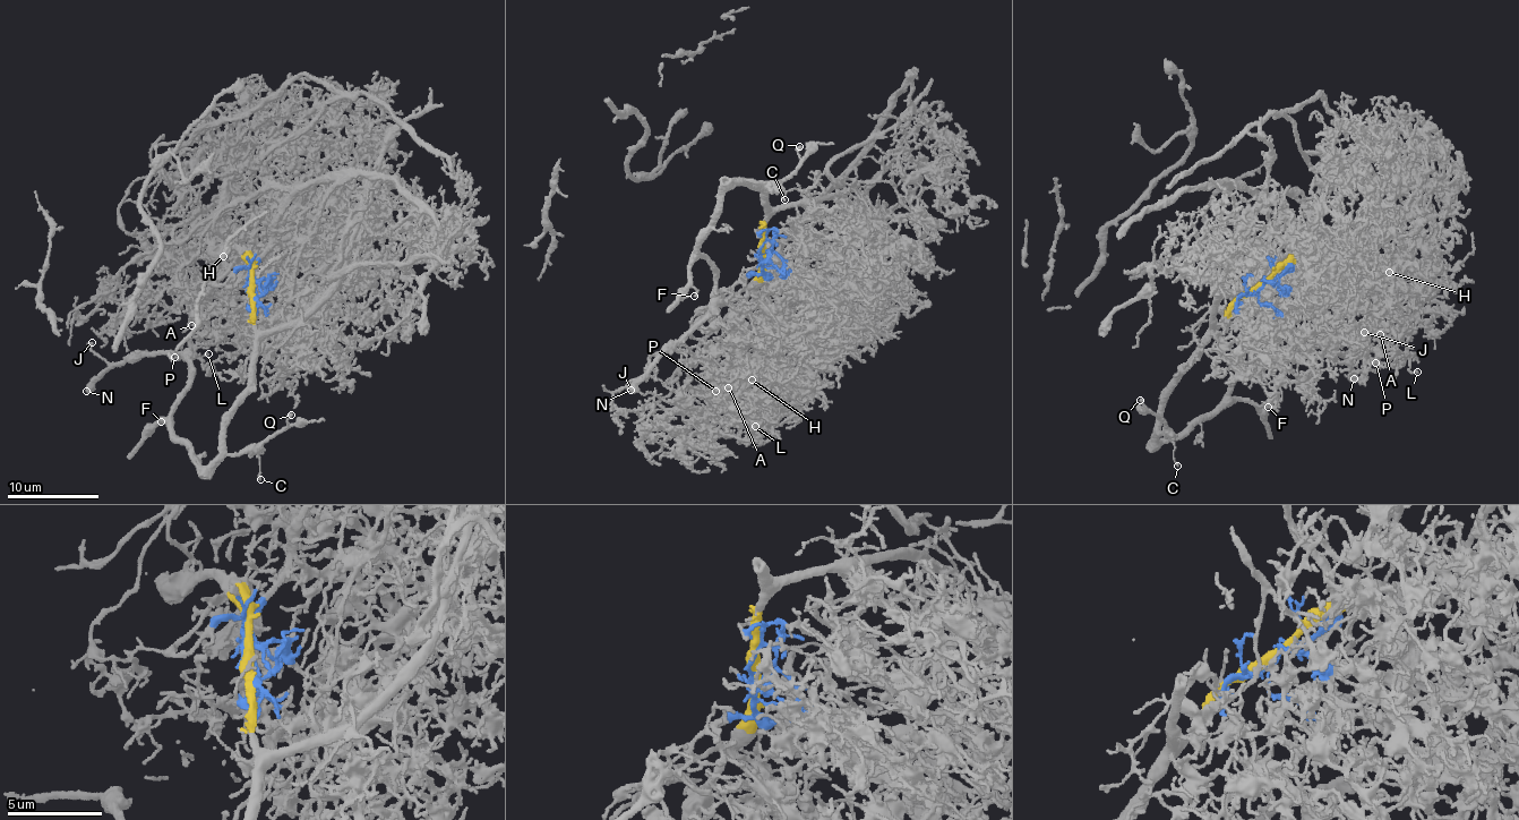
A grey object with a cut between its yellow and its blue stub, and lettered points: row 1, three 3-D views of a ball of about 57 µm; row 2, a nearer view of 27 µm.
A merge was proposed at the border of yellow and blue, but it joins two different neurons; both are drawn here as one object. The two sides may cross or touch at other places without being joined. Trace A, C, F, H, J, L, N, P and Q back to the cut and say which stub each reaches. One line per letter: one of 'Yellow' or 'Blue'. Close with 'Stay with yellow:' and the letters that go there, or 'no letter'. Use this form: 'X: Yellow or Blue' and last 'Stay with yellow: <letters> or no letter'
A: Blue
C: Yellow
F: Yellow
H: Blue
J: Yellow
L: Blue
N: Yellow
P: Blue
Q: Yellow
Stay with yellow: C, F, J, N, Q

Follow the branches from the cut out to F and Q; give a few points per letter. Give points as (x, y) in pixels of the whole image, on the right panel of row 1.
F: (1258, 288), (1233, 306), (1163, 400), (1158, 440), (1187, 435), (1198, 423), (1236, 400), (1268, 407)
Q: (1258, 288), (1249, 290), (1233, 306), (1163, 400), (1158, 432), (1164, 434), (1166, 425), (1139, 400)

